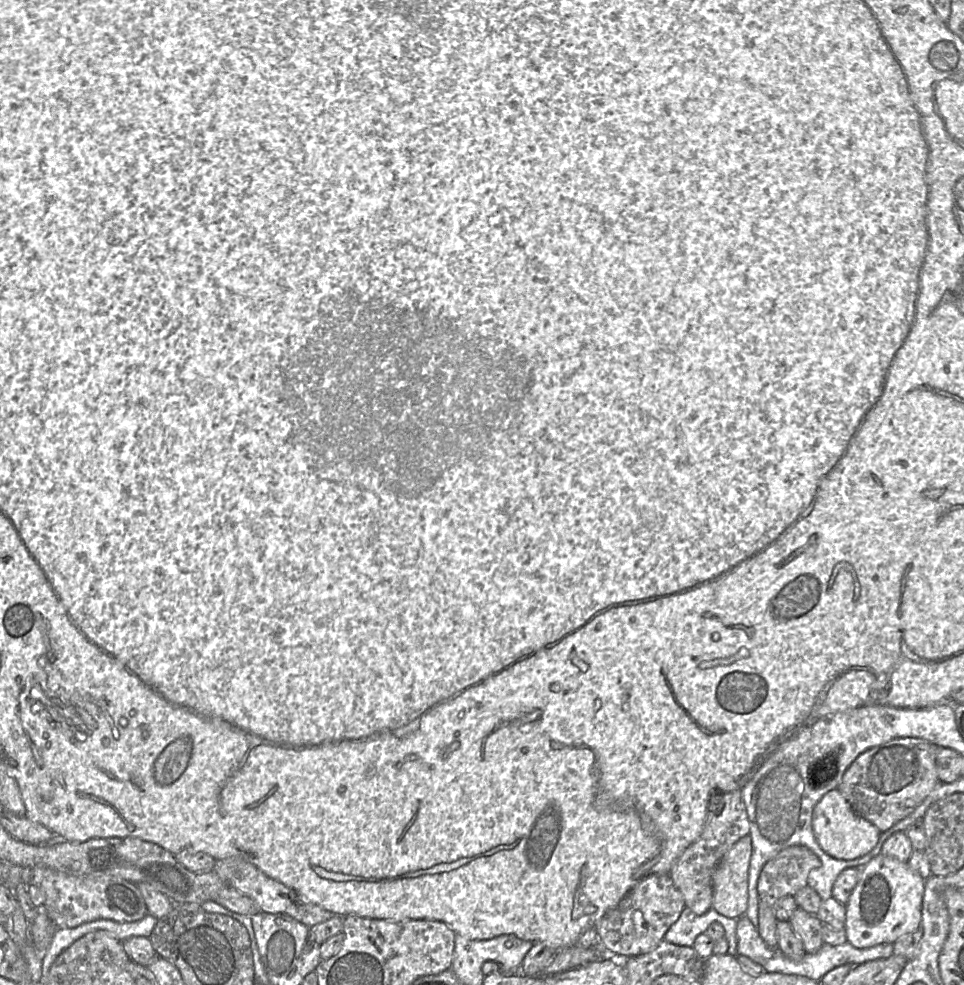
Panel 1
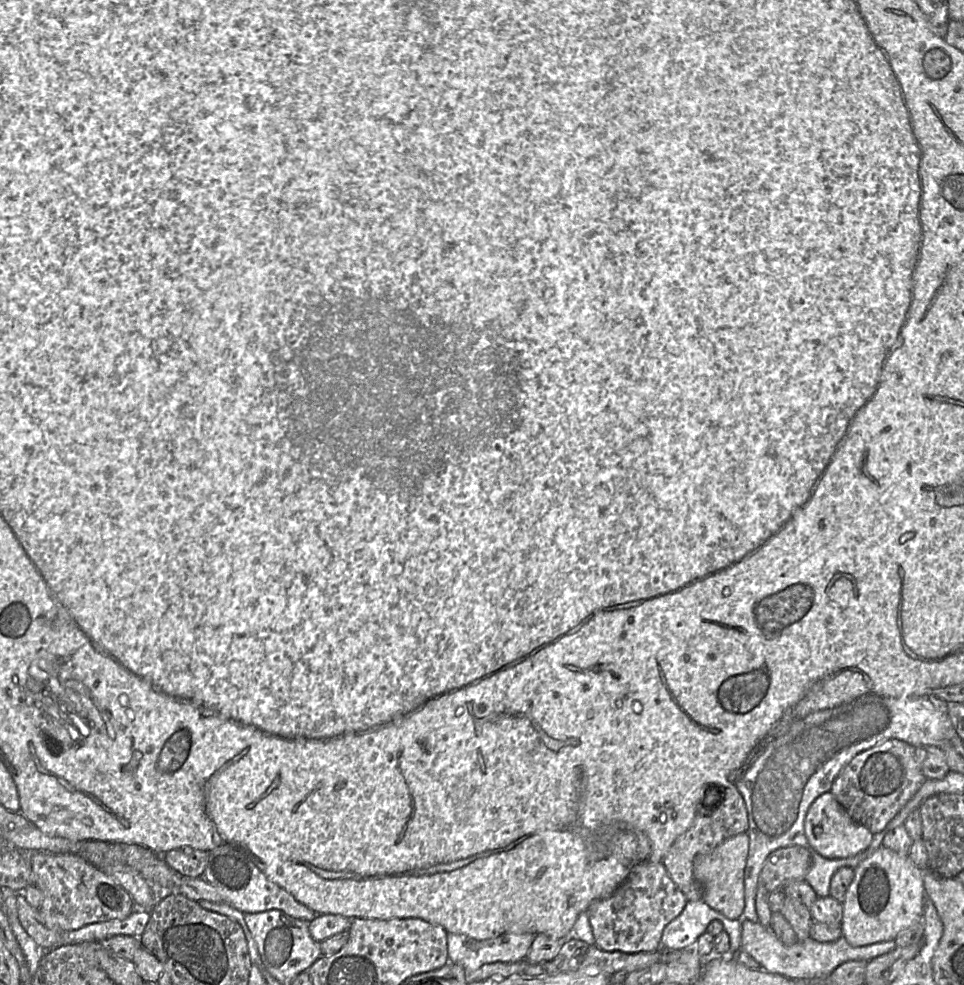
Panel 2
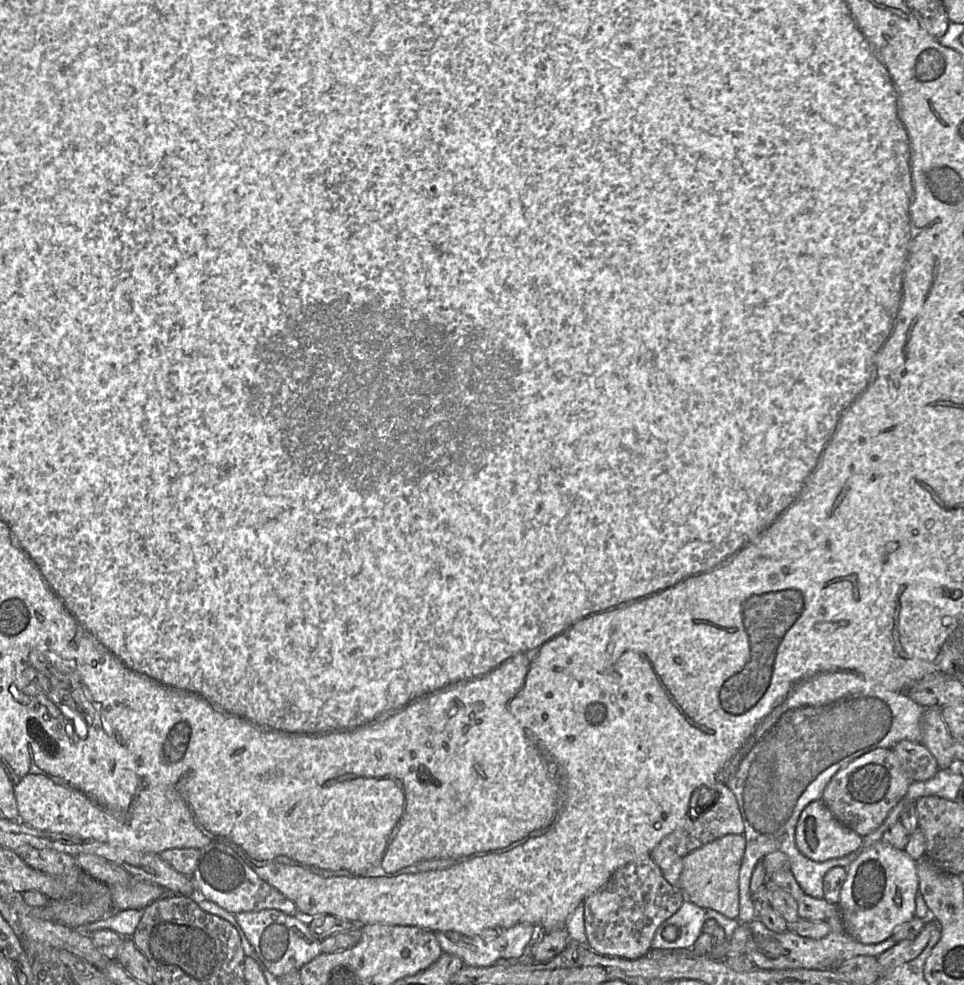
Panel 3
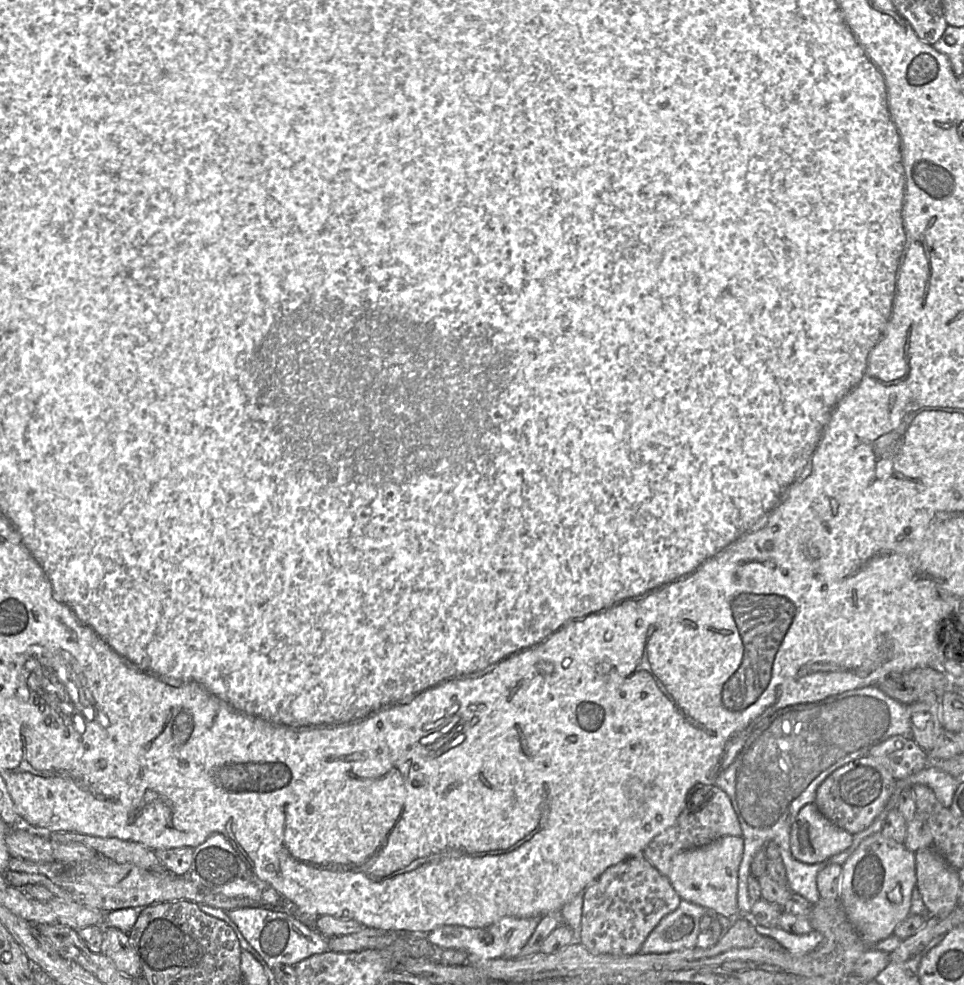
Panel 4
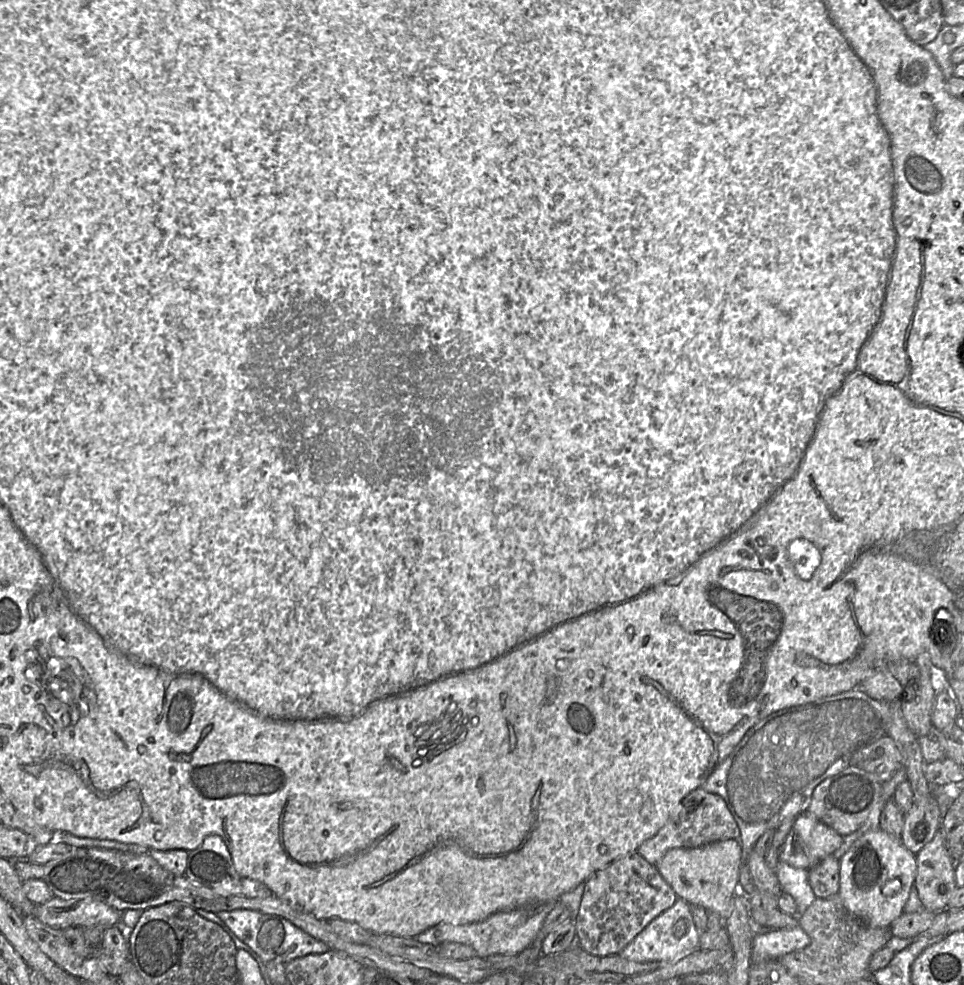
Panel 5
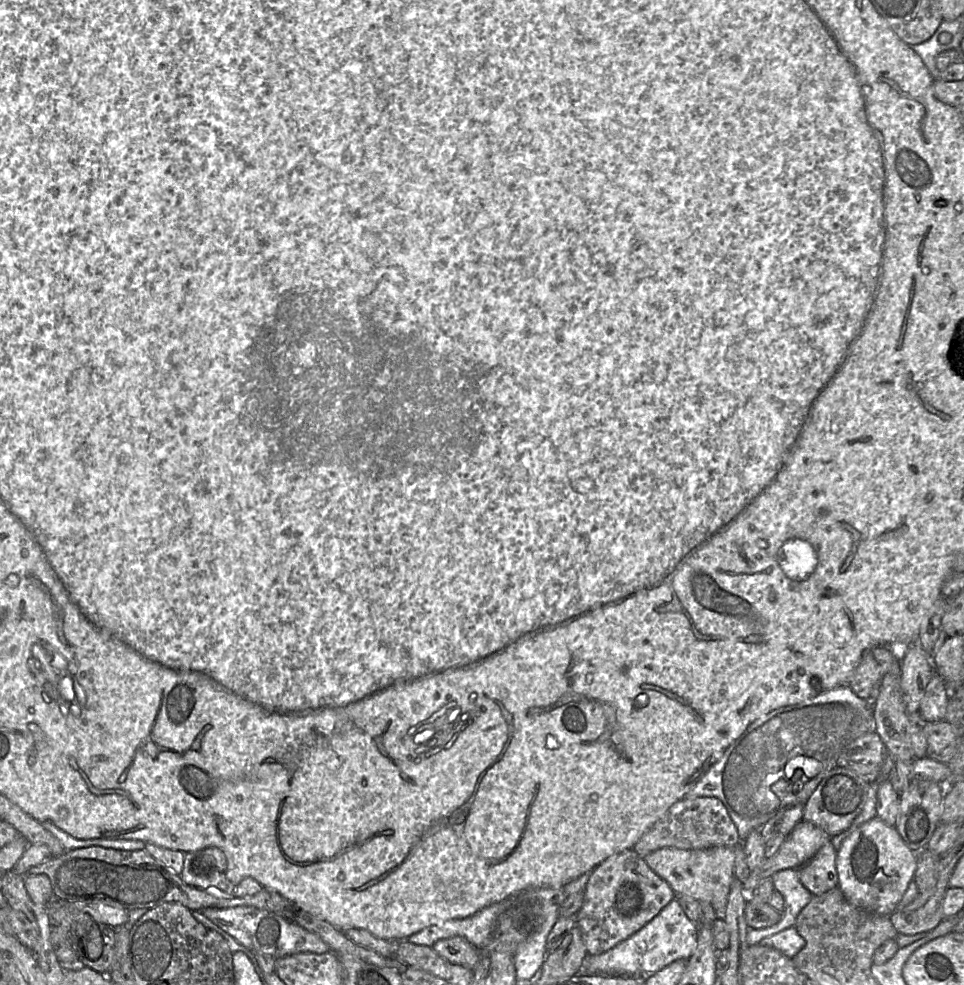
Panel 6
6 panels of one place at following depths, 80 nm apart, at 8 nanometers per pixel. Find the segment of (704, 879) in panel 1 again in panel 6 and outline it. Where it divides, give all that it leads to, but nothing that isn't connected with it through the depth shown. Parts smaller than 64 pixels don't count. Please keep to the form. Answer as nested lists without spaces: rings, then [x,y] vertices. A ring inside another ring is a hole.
[[[715,797],[686,798],[674,803],[669,810],[638,840],[633,849],[644,859],[665,847],[698,850],[711,847],[735,847],[741,840],[725,805]]]

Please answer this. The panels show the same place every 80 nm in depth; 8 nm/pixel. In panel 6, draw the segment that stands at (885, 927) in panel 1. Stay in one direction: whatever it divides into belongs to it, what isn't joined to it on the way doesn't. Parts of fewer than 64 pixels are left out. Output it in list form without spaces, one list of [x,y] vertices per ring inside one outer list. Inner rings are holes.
[[[878,816],[865,822],[847,837],[836,854],[838,886],[857,908],[891,916],[909,883],[914,879],[917,854],[903,841],[897,829]]]

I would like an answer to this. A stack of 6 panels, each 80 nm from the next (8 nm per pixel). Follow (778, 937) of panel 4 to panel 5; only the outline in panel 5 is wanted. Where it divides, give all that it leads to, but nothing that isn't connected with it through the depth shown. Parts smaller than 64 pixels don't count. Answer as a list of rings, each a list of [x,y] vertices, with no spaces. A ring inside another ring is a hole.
[[[799,926],[756,934],[752,941],[751,964],[778,959],[787,953],[804,949],[810,942],[810,937]]]

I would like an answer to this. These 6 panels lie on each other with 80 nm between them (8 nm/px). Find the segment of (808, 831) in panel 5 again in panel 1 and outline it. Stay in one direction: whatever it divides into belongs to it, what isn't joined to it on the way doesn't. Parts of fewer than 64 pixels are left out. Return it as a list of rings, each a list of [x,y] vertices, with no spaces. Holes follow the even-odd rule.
[[[837,788],[826,793],[815,805],[812,829],[822,850],[831,857],[841,860],[853,860],[869,853],[877,844],[881,833],[875,825],[852,810]]]

